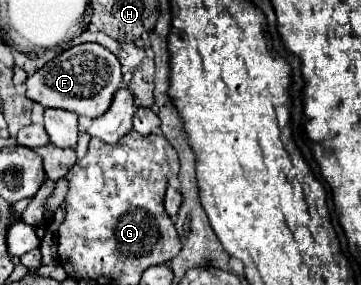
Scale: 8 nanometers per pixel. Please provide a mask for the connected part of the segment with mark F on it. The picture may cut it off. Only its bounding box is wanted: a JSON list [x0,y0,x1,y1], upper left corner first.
[25,42,123,118]

